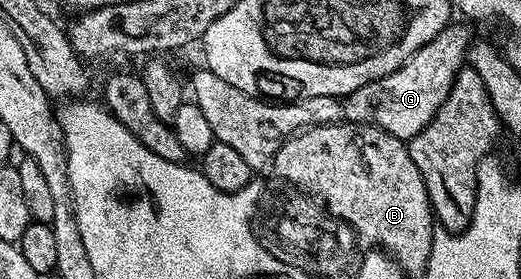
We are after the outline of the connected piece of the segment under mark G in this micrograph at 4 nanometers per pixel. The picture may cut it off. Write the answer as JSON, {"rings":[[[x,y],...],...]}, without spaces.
{"rings":[[[456,25],[446,27],[434,39],[427,41],[427,45],[419,48],[406,63],[399,65],[399,69],[344,96],[344,118],[351,123],[378,127],[406,141],[413,139],[433,120],[451,93],[455,77],[466,66],[470,44],[467,28]]]}

